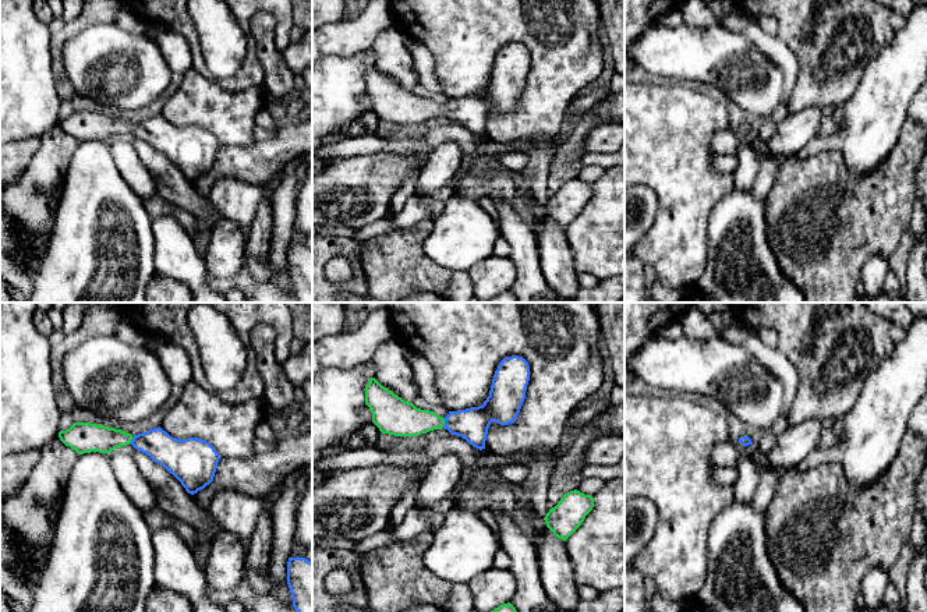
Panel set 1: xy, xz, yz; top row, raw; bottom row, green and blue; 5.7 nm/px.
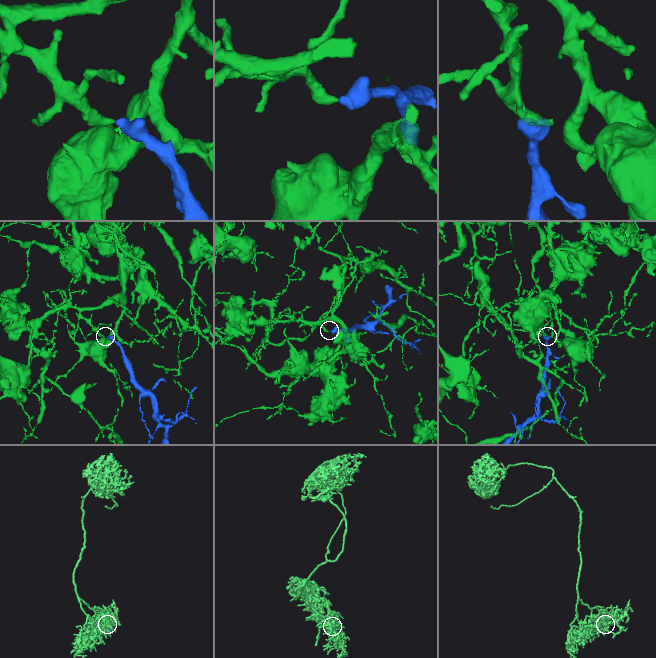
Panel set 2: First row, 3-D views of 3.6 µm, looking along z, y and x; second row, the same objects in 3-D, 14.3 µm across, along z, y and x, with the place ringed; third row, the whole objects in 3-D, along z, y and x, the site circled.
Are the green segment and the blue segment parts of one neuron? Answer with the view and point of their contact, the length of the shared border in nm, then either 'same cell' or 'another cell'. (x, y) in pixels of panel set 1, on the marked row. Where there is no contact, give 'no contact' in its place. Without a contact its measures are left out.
meets green in xz at (443, 423); contact 60 nm long; same cell

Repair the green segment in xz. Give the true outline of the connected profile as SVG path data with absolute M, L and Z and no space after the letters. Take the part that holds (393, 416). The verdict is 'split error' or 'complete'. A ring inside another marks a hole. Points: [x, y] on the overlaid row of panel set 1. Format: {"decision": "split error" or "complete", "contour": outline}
{"decision": "split error", "contour": "M519 355L505 357L495 371L489 396L482 406L449 411L442 418L434 411L417 408L371 378L365 386L365 404L372 413L372 422L382 434L418 436L445 428L461 436L474 447L485 449L488 428L492 421L509 425L516 421L530 381L530 365Z"}

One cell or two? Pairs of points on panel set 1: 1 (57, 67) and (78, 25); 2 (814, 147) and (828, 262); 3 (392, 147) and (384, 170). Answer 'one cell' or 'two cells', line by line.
1: one cell
2: two cells
3: two cells

